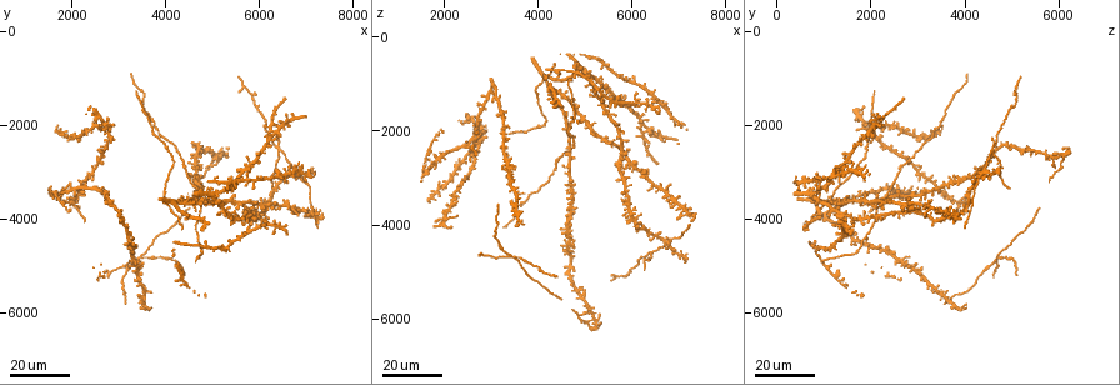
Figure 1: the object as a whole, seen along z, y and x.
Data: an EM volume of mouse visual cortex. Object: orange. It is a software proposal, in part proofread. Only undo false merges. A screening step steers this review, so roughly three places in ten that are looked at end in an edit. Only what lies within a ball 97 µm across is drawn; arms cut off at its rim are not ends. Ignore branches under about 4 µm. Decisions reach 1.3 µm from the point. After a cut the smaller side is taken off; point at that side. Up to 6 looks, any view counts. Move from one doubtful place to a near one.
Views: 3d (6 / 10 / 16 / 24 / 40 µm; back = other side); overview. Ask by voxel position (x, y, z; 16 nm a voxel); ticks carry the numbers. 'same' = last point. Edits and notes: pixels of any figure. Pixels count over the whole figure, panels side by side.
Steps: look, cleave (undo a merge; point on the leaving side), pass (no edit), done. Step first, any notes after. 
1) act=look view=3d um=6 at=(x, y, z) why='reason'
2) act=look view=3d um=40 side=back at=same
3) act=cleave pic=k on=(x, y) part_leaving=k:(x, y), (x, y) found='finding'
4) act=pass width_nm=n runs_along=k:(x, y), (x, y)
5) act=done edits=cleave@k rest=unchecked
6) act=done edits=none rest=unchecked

act=look view=3d um=24 at=(5200, 2750, 5900) why='thin arm on a thick one'

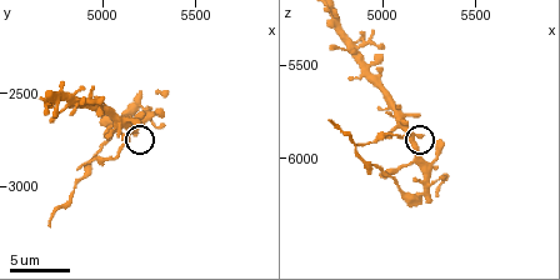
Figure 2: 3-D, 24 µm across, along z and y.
act=look view=3d um=6 at=(5140, 2720, 5880) why='zoom in'

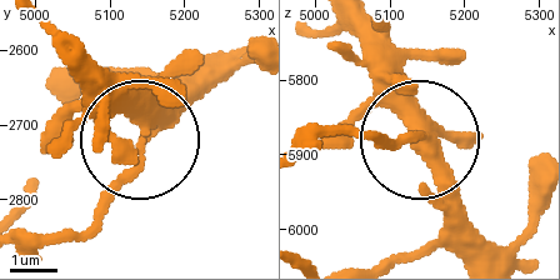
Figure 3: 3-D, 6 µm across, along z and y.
act=cleave pic=3 on=(106, 193) width_nm=300 part_leaving=3:(145, 135), (141, 166), (85, 226), (26, 238) found='a second neuron is stuck on'

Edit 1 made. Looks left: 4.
act=look view=3d um=16 at=(2000, 3700, 3850)

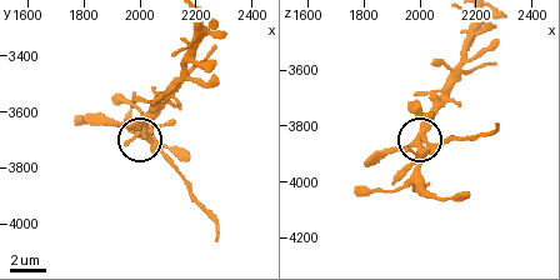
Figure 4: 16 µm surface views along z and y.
act=look view=3d um=6 at=(2030, 3680, 3870) why='closer look'

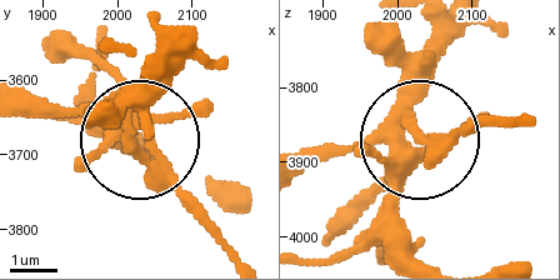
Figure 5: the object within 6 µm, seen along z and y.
act=cleave pic=5 on=(213, 223) part_leaving=5:(161, 170), (221, 250) found='a second neuron is stuck on'

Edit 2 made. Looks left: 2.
act=look view=3d um=16 at=(6400, 2550, 4600) why='thin arm on a thick one'

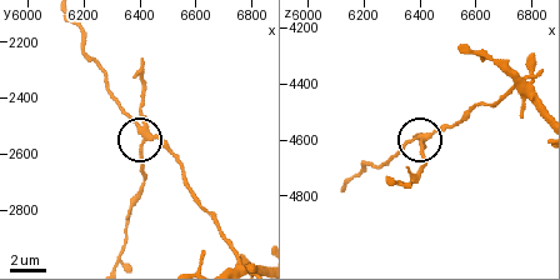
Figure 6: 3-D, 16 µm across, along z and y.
act=look view=3d um=6 at=(6420, 2530, 4590)

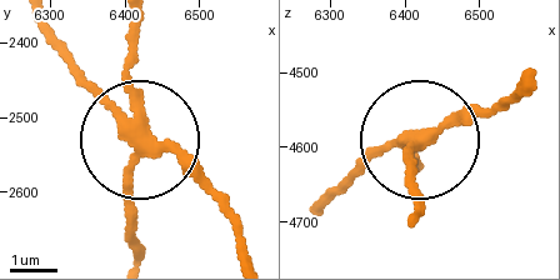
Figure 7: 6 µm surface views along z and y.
act=cleave pic=7 on=(125, 66) part_leaving=7:(145, 145), (134, 249) found='two neurons meet here'

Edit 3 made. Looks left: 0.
act=done edits=cleave@3,cleave@5,cleave@7 rest=unchecked

